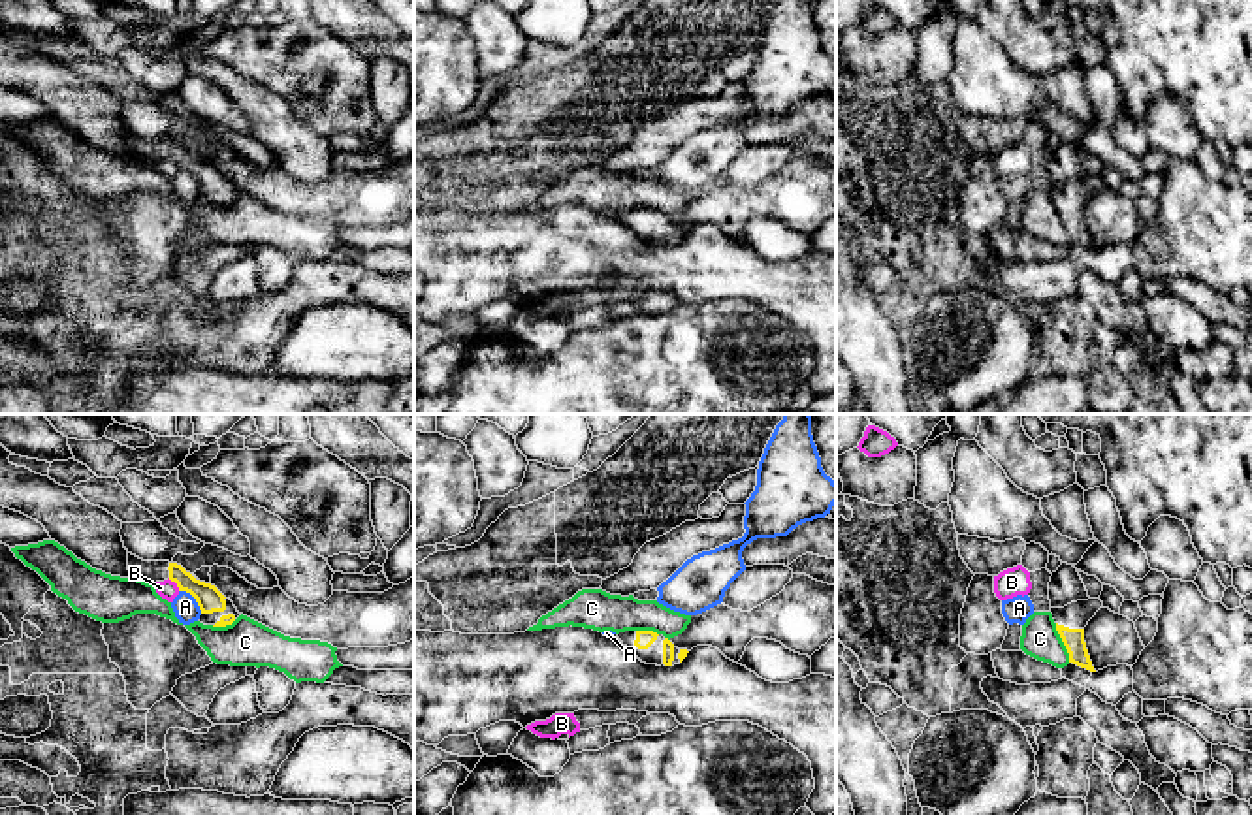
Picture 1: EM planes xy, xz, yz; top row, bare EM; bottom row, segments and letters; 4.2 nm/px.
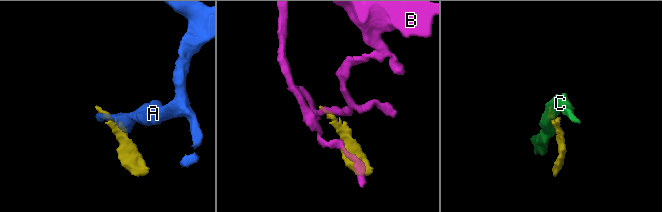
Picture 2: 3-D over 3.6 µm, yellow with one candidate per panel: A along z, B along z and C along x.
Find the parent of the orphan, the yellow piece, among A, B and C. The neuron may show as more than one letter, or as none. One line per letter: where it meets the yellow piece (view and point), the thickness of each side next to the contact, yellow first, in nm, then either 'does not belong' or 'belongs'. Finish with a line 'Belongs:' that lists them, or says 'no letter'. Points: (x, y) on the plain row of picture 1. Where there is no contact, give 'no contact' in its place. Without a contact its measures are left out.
A: meets yellow in xy at (194, 175); 110 nm thick on the yellow side, 110 nm on the other; does not belong
B: meets yellow in xy at (176, 160); 110 nm thick on the yellow side, 90 nm on the other; does not belong
C: meets yellow in yz at (1062, 219); 100 nm thick on the yellow side, 160 nm on the other; does not belong
Belongs: no letter

